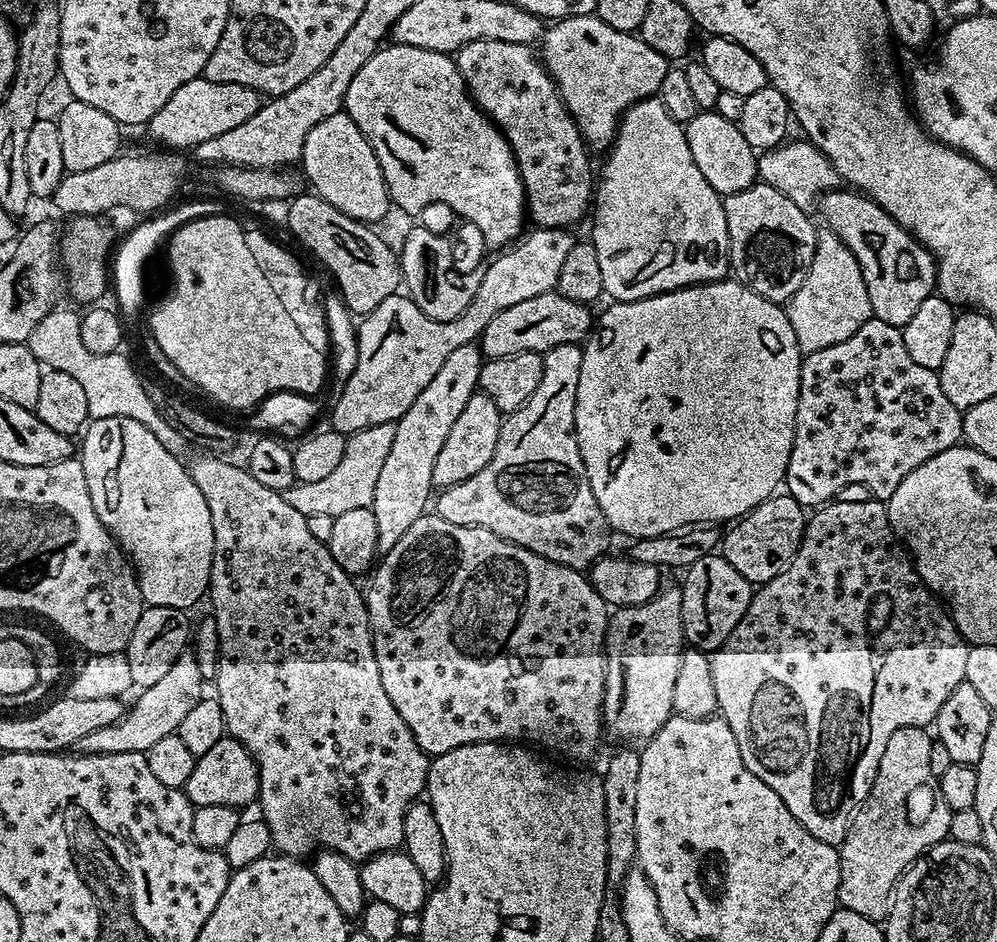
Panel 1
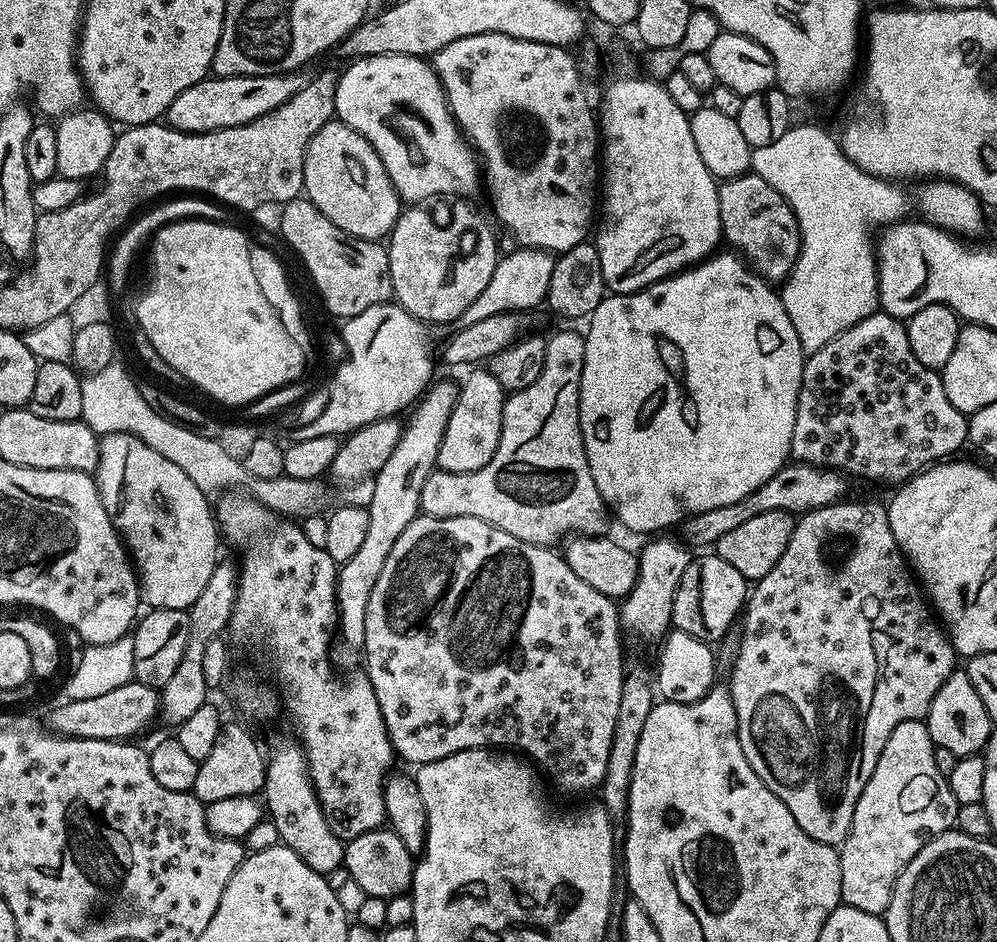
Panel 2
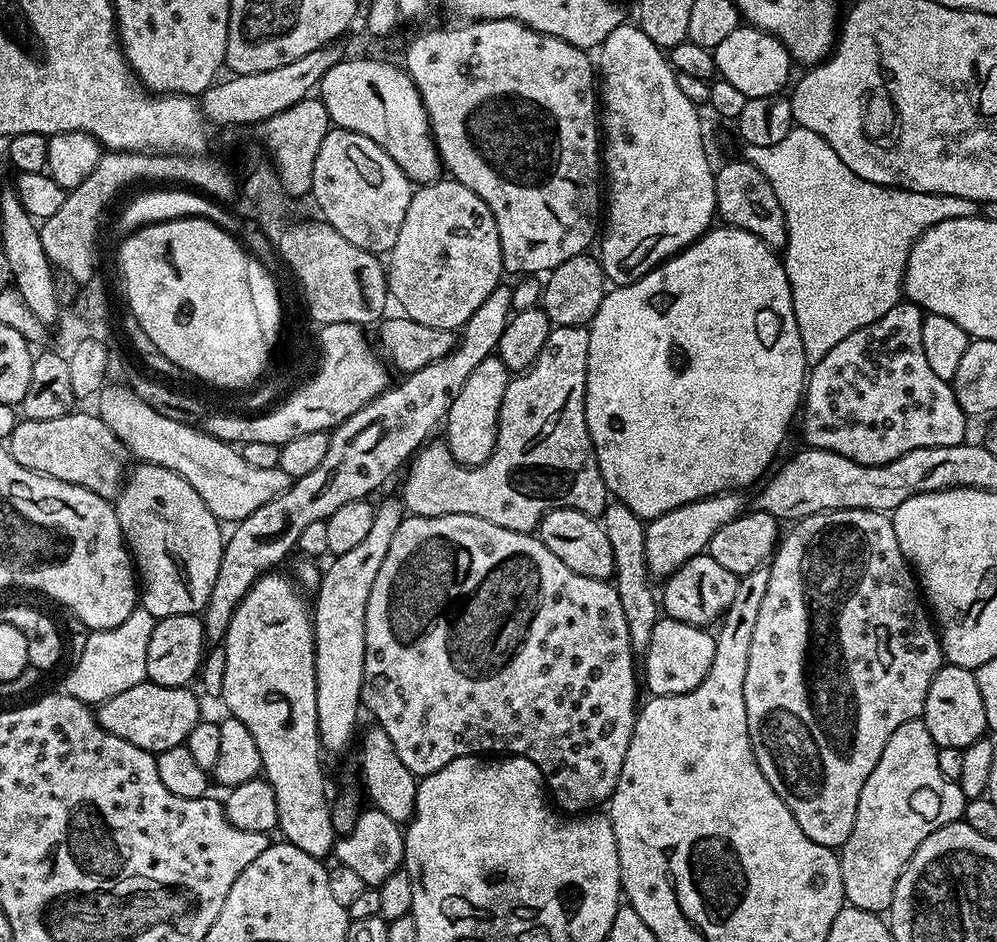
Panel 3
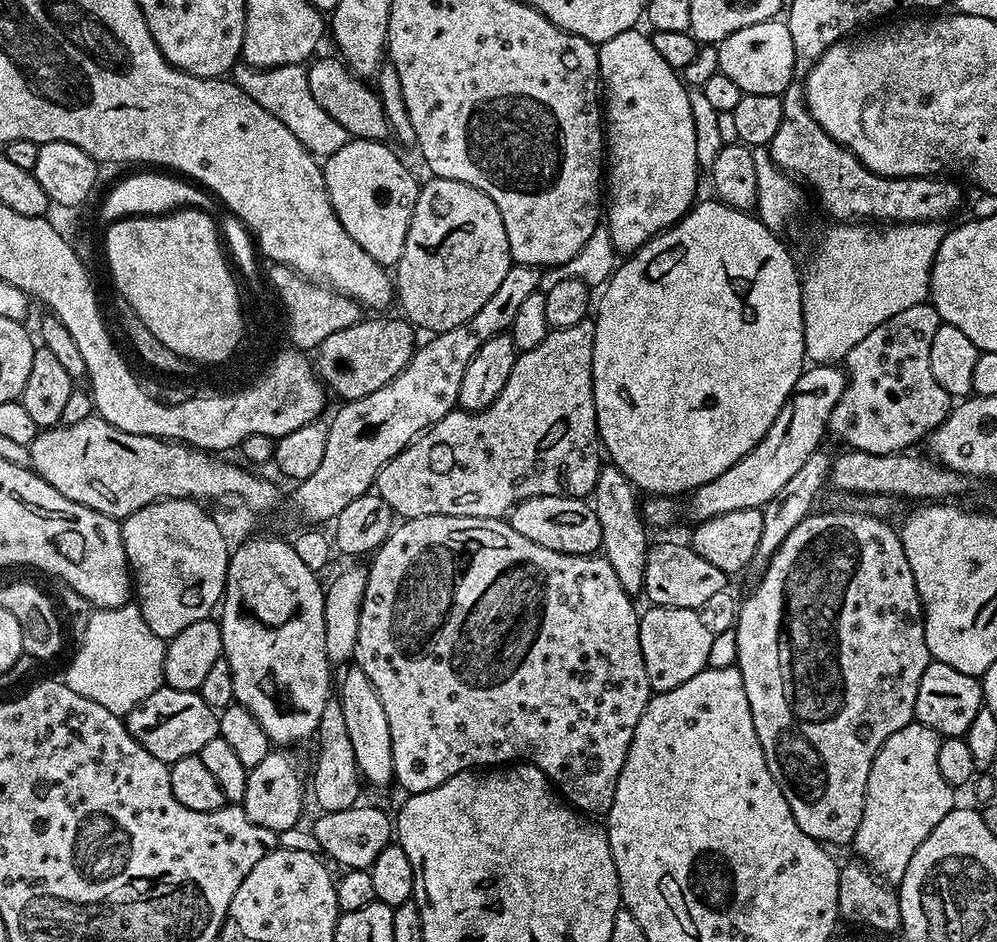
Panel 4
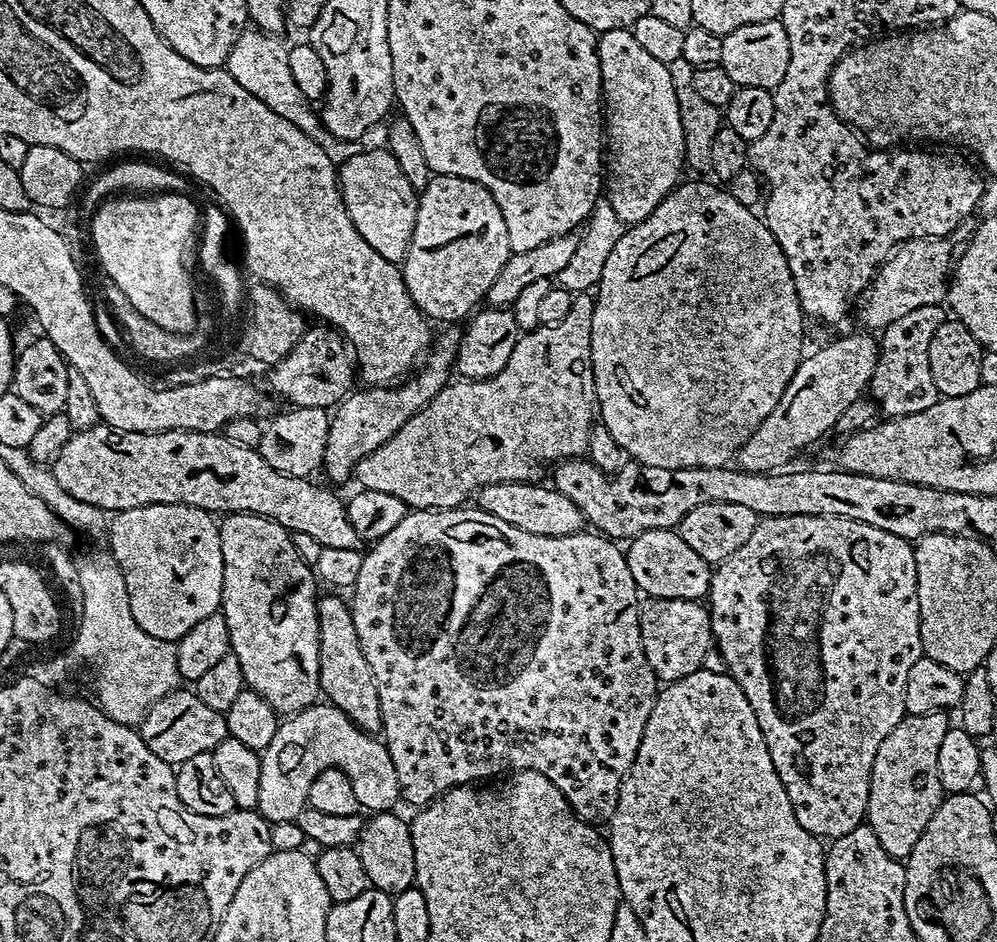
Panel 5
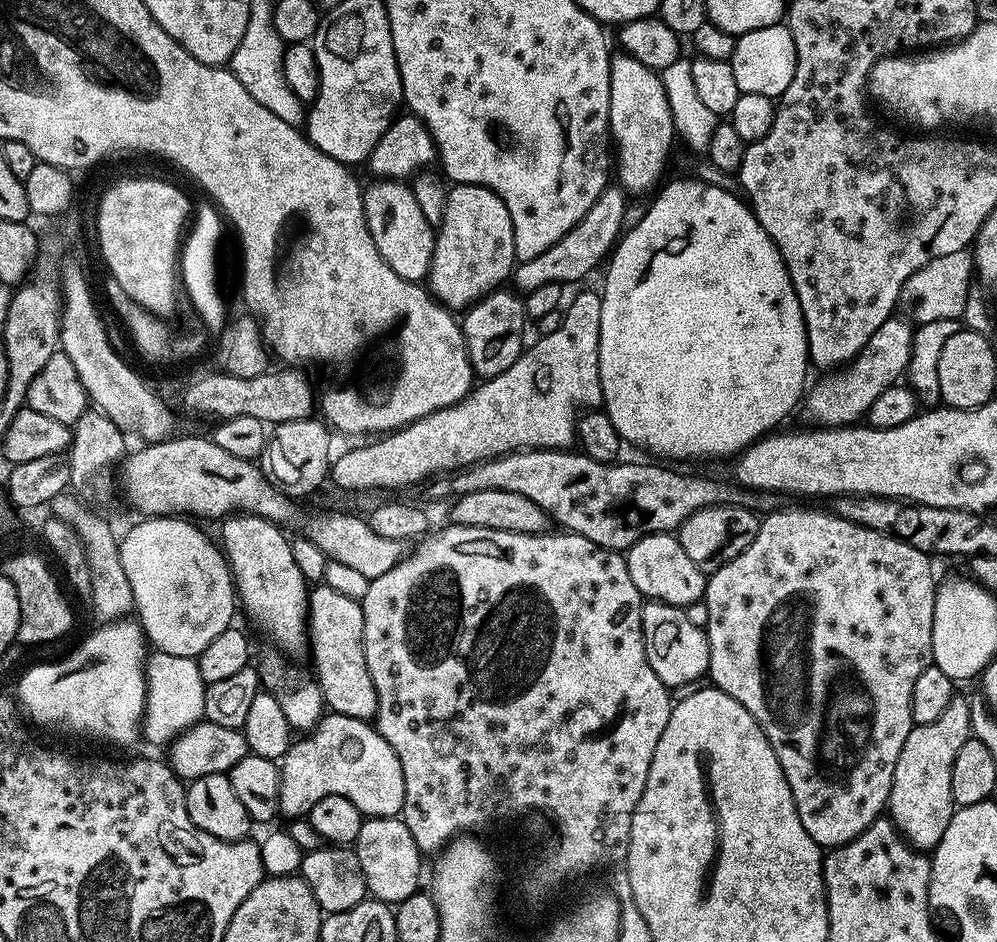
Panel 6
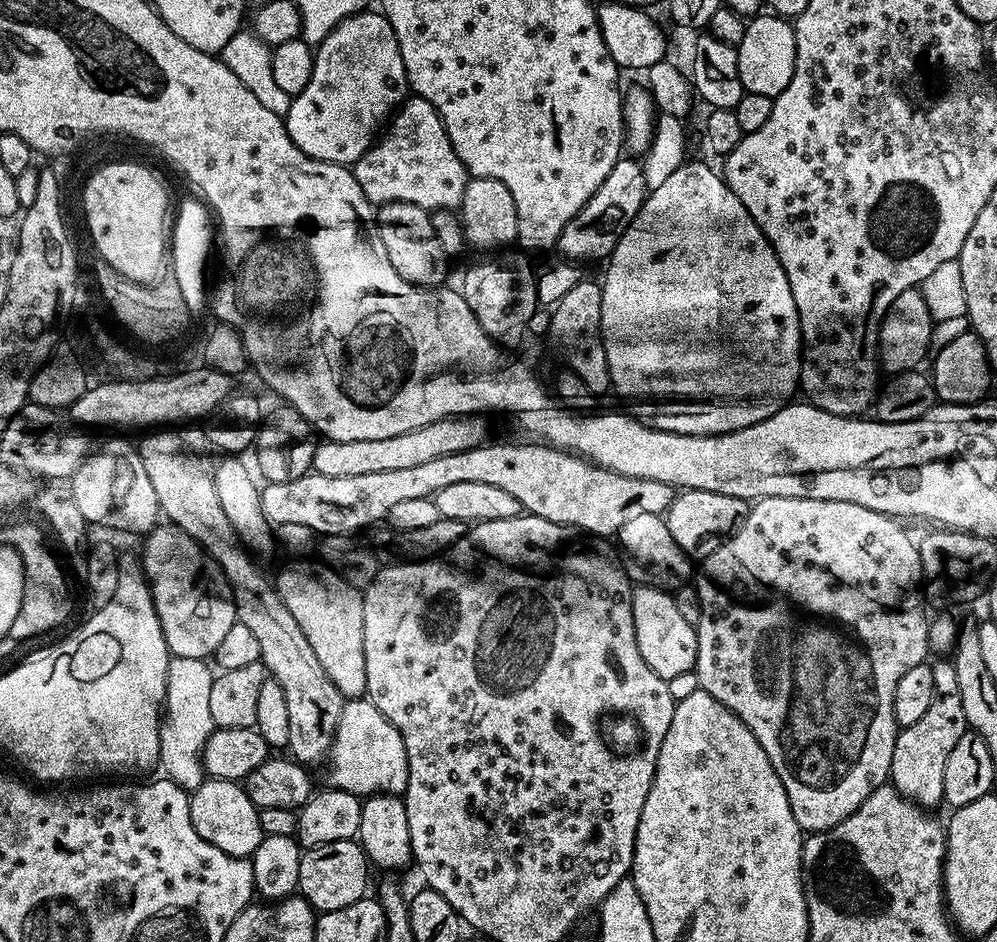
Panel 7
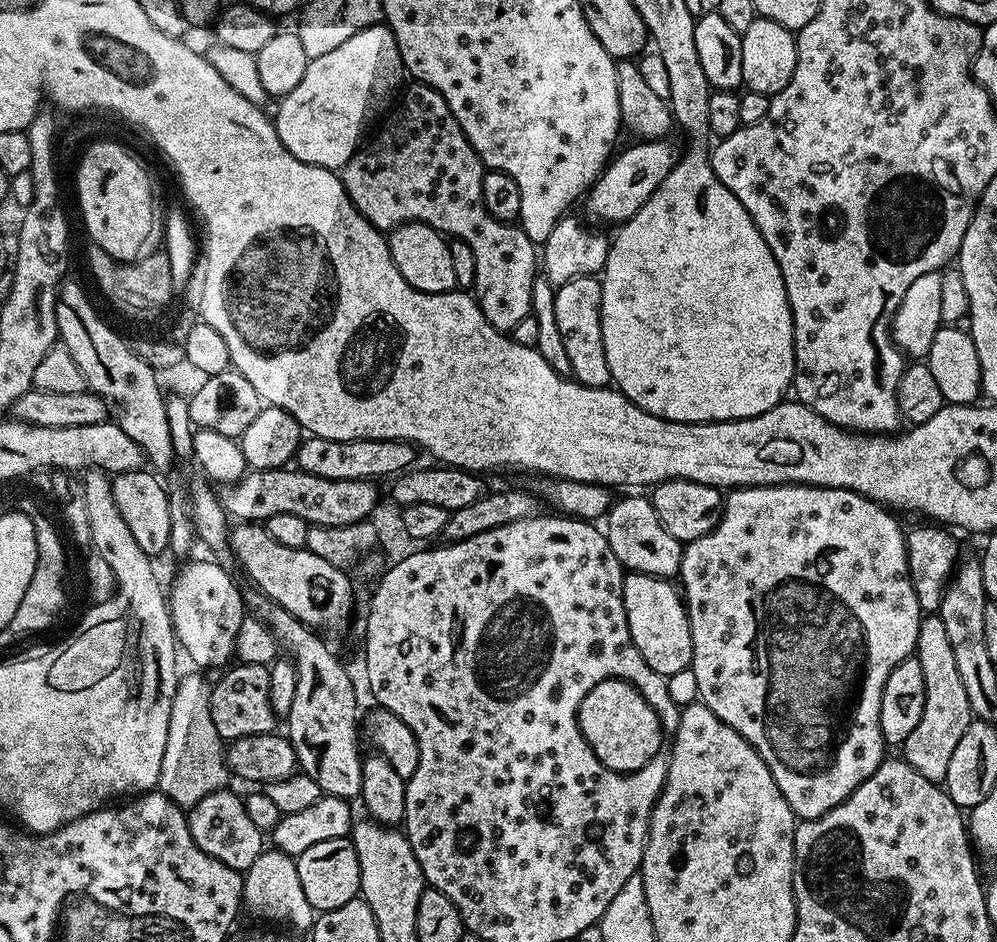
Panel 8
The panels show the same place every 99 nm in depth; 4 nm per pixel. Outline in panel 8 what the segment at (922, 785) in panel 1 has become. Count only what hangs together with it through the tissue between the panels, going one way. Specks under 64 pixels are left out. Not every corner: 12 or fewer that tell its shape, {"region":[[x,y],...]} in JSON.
{"region":[[938,614],[914,655],[926,706],[902,758],[943,782],[974,717]]}

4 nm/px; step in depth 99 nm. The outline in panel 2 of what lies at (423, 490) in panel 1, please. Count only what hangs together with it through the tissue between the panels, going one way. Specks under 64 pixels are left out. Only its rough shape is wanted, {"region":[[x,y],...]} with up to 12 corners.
{"region":[[460,393],[420,397],[372,480],[370,526],[336,574],[337,669],[361,667],[366,606],[422,486]]}

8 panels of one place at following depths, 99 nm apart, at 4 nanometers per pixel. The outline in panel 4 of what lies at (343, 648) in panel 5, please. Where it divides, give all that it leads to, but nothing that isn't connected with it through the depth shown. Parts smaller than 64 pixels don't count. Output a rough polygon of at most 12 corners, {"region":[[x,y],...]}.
{"region":[[343,669],[342,718],[361,777],[394,780],[390,722],[370,678]]}

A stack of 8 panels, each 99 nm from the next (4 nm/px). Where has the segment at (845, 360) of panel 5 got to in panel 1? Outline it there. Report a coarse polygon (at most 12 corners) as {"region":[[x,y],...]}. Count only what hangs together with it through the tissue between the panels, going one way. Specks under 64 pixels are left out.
{"region":[[679,587],[611,613],[602,728],[646,742],[673,716]]}

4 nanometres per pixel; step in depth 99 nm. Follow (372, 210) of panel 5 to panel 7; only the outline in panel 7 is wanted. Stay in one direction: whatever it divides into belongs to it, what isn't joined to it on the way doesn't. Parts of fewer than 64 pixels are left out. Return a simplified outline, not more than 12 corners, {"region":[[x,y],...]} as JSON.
{"region":[[379,205],[390,266],[417,286],[445,283],[450,260],[429,209]]}

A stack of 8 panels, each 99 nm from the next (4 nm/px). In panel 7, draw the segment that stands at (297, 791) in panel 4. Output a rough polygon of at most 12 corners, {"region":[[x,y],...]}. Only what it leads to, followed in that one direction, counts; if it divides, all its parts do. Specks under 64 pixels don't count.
{"region":[[367,698],[345,703],[327,783],[403,796],[402,734]]}

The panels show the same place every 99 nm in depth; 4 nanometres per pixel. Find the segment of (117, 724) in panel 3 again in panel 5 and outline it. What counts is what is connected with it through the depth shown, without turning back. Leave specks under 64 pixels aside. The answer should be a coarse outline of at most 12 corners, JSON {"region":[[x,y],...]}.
{"region":[[195,691],[164,696],[138,726],[173,766],[212,753],[227,715]]}

